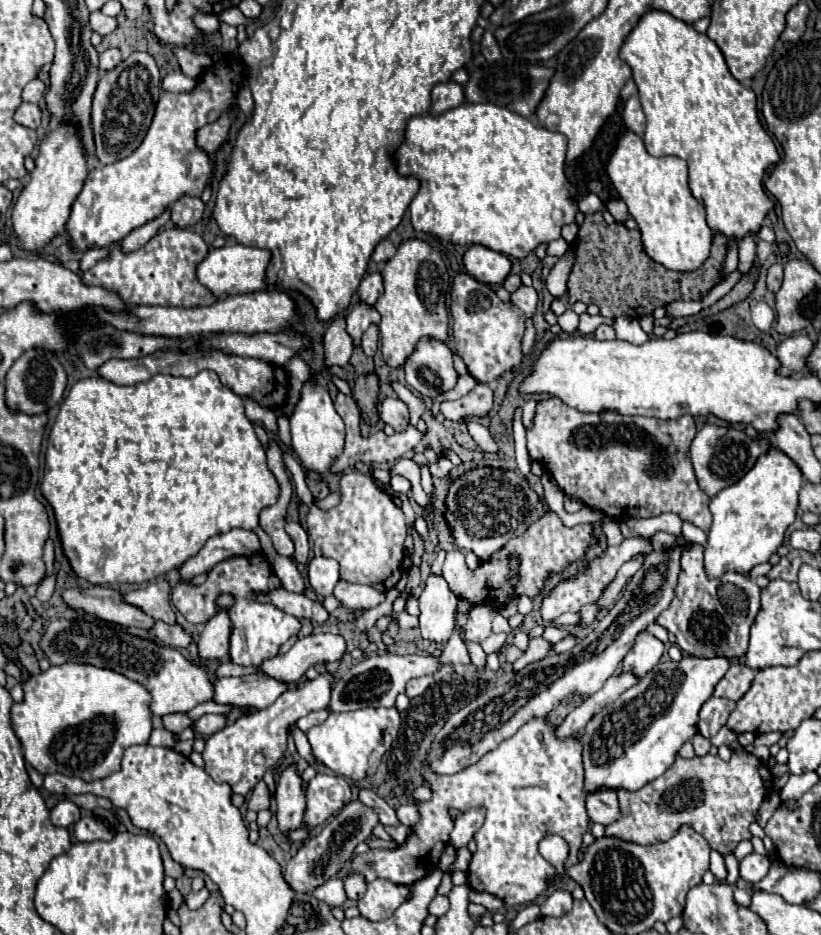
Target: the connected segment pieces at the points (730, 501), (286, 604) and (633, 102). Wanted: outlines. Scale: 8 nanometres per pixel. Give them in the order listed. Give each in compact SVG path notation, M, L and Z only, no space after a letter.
M770 448L770 452L760 456L756 466L744 478L718 492L710 502L714 522L708 530L708 542L704 548L706 576L718 578L726 572L748 576L756 564L768 562L782 546L786 528L796 518L800 486L800 468L784 452Z
M282 586L276 590L268 590L268 594L256 594L258 602L268 602L278 606L282 612L292 614L296 618L308 618L314 620L318 624L324 624L328 620L328 612L322 608L322 602L318 600L310 600L302 594L294 594L284 590Z
M632 96L632 98L626 100L626 104L624 104L624 112L622 112L622 118L624 118L624 124L626 124L628 130L636 132L638 136L644 134L646 118L644 118L644 112L642 112L642 106L640 106L638 96Z

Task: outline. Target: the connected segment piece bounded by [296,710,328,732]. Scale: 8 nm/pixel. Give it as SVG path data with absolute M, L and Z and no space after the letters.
M318 710L318 712L310 712L310 714L306 714L304 718L300 718L298 720L298 728L302 730L302 732L308 732L312 726L316 726L316 724L322 724L324 720L328 718L328 710Z

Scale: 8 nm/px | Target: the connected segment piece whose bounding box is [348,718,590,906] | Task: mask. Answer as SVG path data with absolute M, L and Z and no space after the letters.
M532 718L512 738L500 742L496 750L484 754L480 762L452 776L440 776L424 762L422 778L430 784L432 798L428 802L418 802L420 820L408 840L396 848L398 852L368 850L366 854L354 856L348 874L362 874L366 884L376 878L404 886L414 884L438 866L452 832L450 808L466 812L478 806L486 810L486 822L474 834L478 850L468 868L468 884L474 890L494 894L510 906L522 906L524 902L536 900L548 888L546 876L554 874L554 866L538 852L538 840L548 834L558 834L568 842L566 868L578 862L582 834L588 830L590 822L584 802L586 794L582 790L582 746L576 736L560 740L556 736L556 724L550 724L544 718Z

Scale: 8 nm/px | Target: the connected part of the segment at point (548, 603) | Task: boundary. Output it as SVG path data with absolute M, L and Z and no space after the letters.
M628 538L620 546L608 546L602 556L586 562L584 570L578 572L574 578L562 580L554 590L550 590L548 594L544 594L542 604L540 604L542 620L554 620L554 618L558 618L564 612L580 612L580 626L586 628L588 624L592 624L596 620L596 616L598 616L598 604L596 602L598 602L600 594L608 588L608 584L616 578L618 568L624 562L628 562L632 556L636 556L640 552L646 552L646 550L648 550L648 544L640 542L638 538Z

